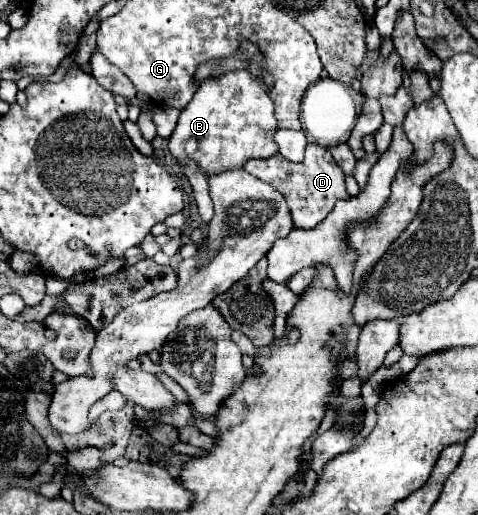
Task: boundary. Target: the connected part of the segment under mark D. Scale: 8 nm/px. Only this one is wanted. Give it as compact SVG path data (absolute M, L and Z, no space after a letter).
M309 143L309 147L313 151L307 151L305 159L301 163L291 163L285 157L281 157L281 153L277 153L271 159L255 159L255 161L249 161L245 165L245 171L249 171L251 175L267 181L269 185L273 185L275 189L279 189L285 195L287 205L289 205L291 215L293 215L293 223L299 229L317 227L329 215L335 201L349 197L349 193L345 189L343 171L333 161L331 153L325 147L319 147L319 145L313 145L313 143Z

